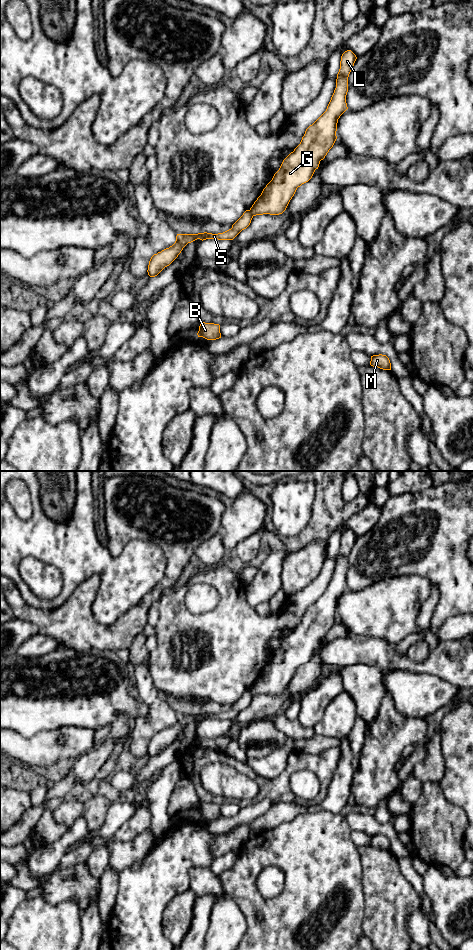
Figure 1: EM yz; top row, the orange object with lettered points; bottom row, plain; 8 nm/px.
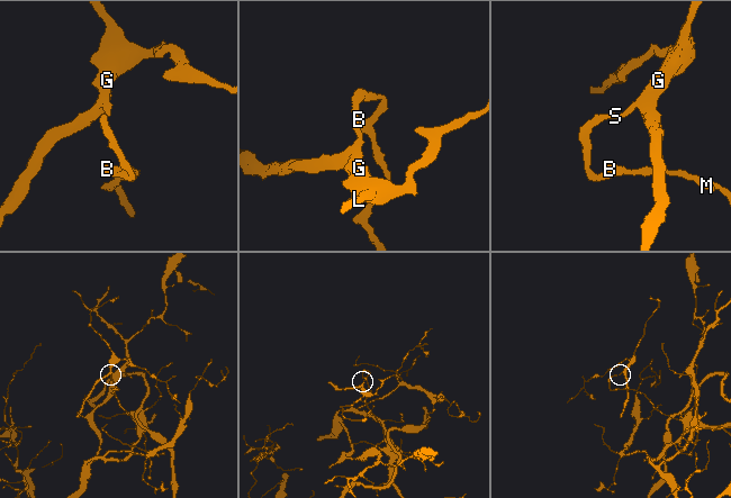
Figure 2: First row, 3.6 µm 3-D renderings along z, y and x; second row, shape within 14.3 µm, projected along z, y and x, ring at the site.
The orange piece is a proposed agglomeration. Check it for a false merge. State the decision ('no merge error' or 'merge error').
merge error

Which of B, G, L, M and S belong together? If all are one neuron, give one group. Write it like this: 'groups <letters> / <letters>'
groups B M S / G L

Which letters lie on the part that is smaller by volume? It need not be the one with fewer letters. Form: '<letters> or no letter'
G, L

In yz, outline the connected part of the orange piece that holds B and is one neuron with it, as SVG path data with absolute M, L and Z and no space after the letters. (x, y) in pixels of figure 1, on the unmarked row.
M201 802L197 815L198 817L203 817L207 820L219 819L221 818L220 805L214 803Z

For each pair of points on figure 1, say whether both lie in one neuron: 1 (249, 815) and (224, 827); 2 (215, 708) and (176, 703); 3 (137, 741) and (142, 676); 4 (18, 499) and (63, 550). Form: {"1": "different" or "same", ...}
{"1": "same", "2": "same", "3": "same", "4": "different"}

